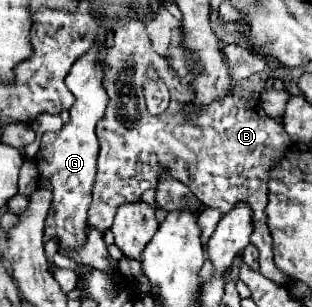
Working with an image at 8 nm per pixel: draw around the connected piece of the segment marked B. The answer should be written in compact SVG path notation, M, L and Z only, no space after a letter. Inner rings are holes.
M132 20L126 26L116 26L112 46L110 46L106 60L108 60L110 72L106 74L104 88L110 96L110 102L108 102L104 118L96 126L96 134L100 140L100 156L98 156L98 174L96 174L96 182L92 188L92 204L88 210L88 224L96 226L100 232L106 232L112 226L114 214L120 204L140 200L140 196L150 188L154 190L156 184L160 182L160 176L164 172L168 172L174 180L180 180L186 186L190 186L190 190L200 198L200 202L204 206L218 208L222 214L230 212L238 202L248 202L254 210L254 236L250 238L250 242L254 246L258 246L258 250L260 250L260 258L258 258L260 274L266 276L268 280L274 280L280 286L290 286L288 284L290 276L284 274L282 270L278 270L274 264L272 234L266 226L266 214L264 214L266 204L268 204L268 180L270 180L272 164L276 164L276 160L280 160L280 156L284 156L284 152L288 152L288 146L292 144L290 136L284 132L284 126L278 120L270 118L262 110L260 102L258 104L252 104L248 100L244 102L244 98L240 98L238 94L230 94L224 100L212 102L210 108L206 108L202 114L198 114L192 120L186 120L180 114L180 108L182 108L182 104L190 102L194 96L190 90L176 92L180 88L178 74L172 70L172 66L160 54L156 54L152 50L146 28L138 20ZM148 80L166 82L168 90L172 94L168 110L162 112L160 116L148 116L144 90L142 90L142 84Z

